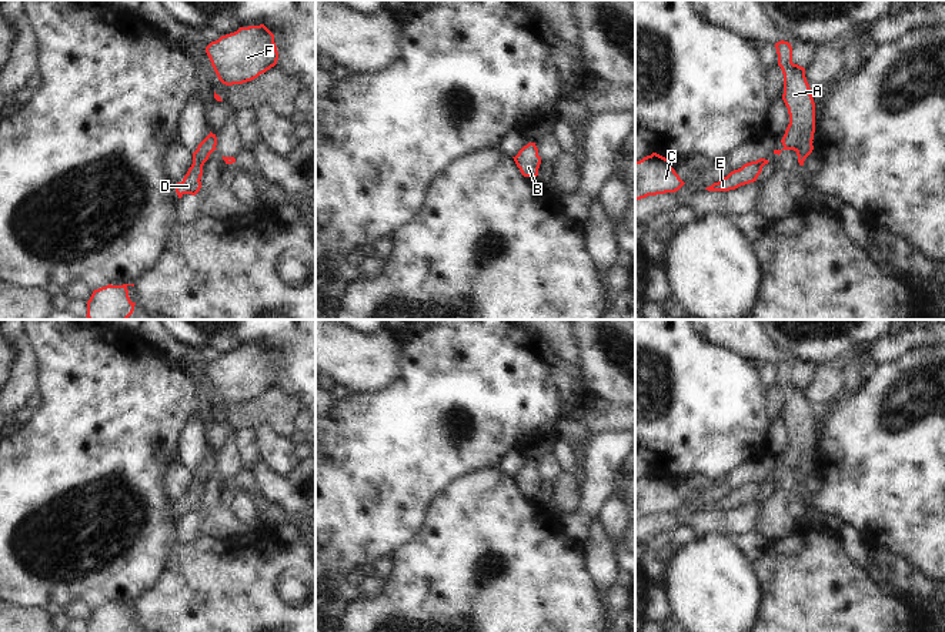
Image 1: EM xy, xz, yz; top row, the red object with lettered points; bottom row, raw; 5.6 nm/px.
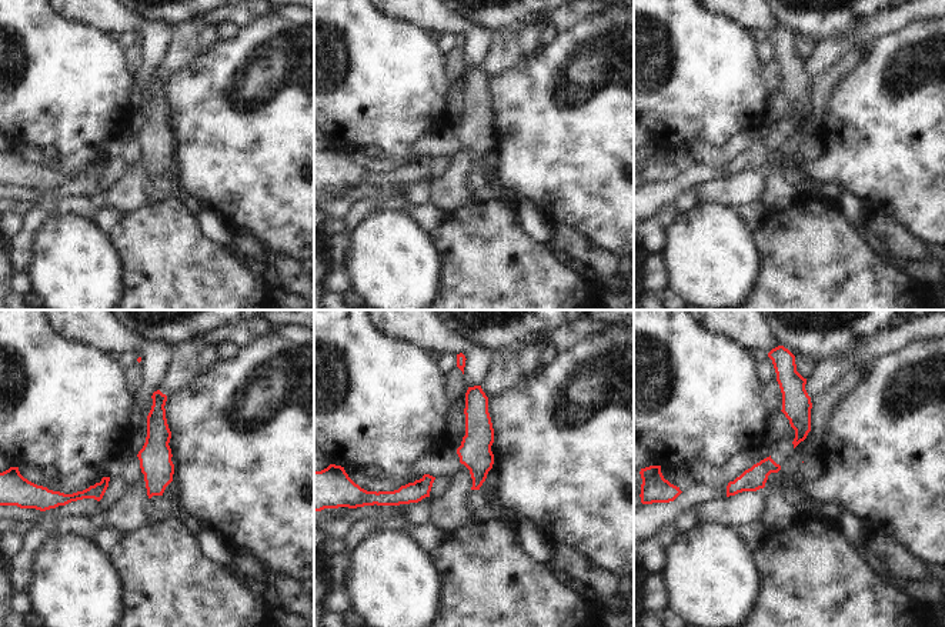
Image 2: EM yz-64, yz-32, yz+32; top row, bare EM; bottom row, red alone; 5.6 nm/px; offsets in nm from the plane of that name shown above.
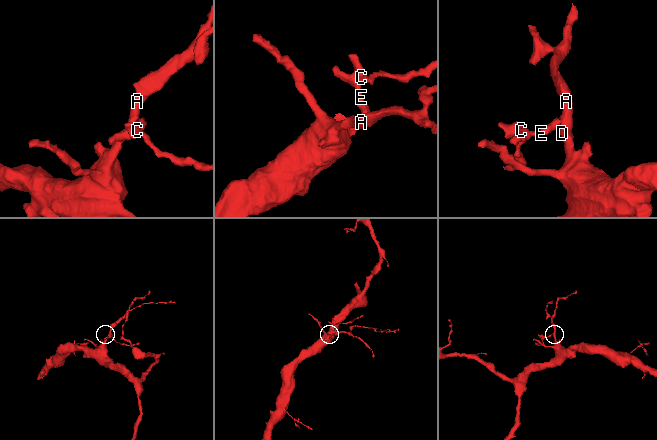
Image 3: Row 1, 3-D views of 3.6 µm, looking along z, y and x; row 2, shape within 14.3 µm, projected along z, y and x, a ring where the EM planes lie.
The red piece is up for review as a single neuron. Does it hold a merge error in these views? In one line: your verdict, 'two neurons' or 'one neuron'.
two neurons

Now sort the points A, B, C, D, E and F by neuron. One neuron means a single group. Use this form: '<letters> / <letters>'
A B D F / C E

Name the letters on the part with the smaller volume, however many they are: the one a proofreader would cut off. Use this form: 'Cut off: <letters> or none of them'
Cut off: C, E

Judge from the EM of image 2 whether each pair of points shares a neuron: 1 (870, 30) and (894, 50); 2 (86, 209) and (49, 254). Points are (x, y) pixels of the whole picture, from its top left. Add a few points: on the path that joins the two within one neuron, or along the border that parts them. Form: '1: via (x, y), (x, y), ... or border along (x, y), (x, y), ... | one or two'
1: border along (915, 20), (885, 36) | two
2: border along (49, 214), (80, 213), (92, 219) | two

